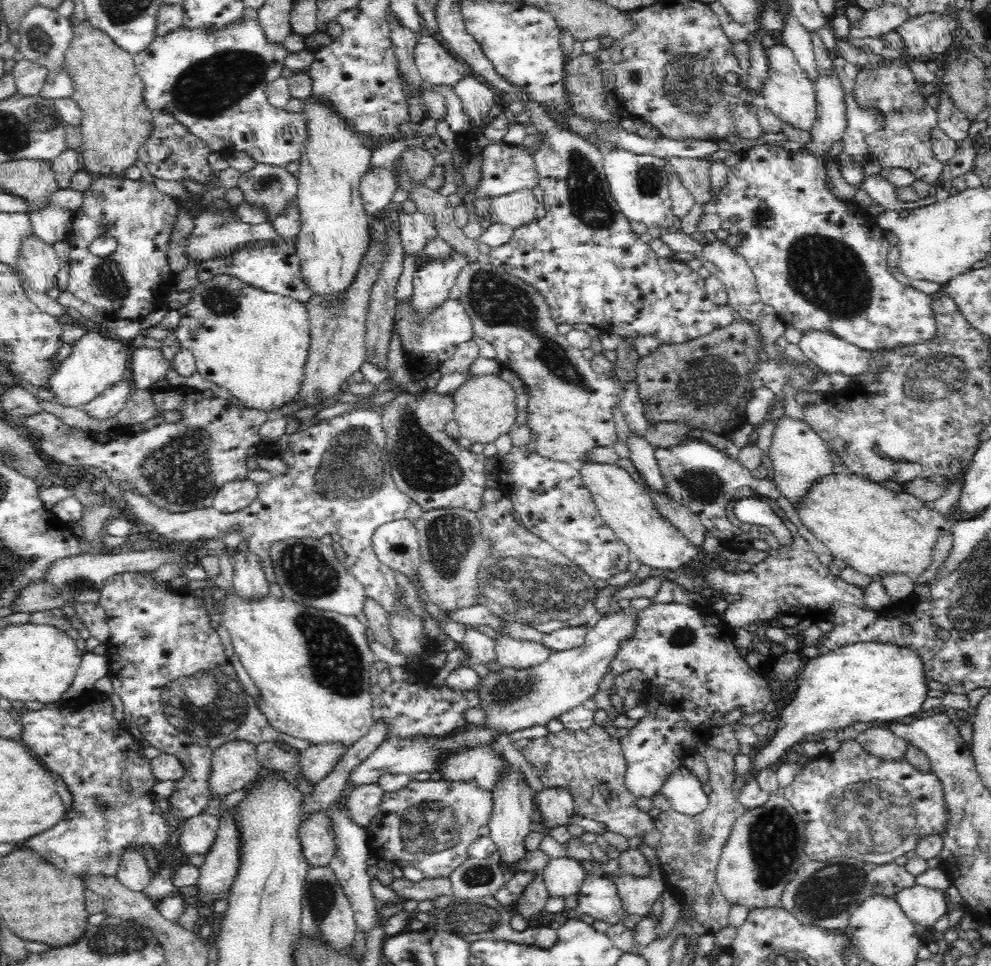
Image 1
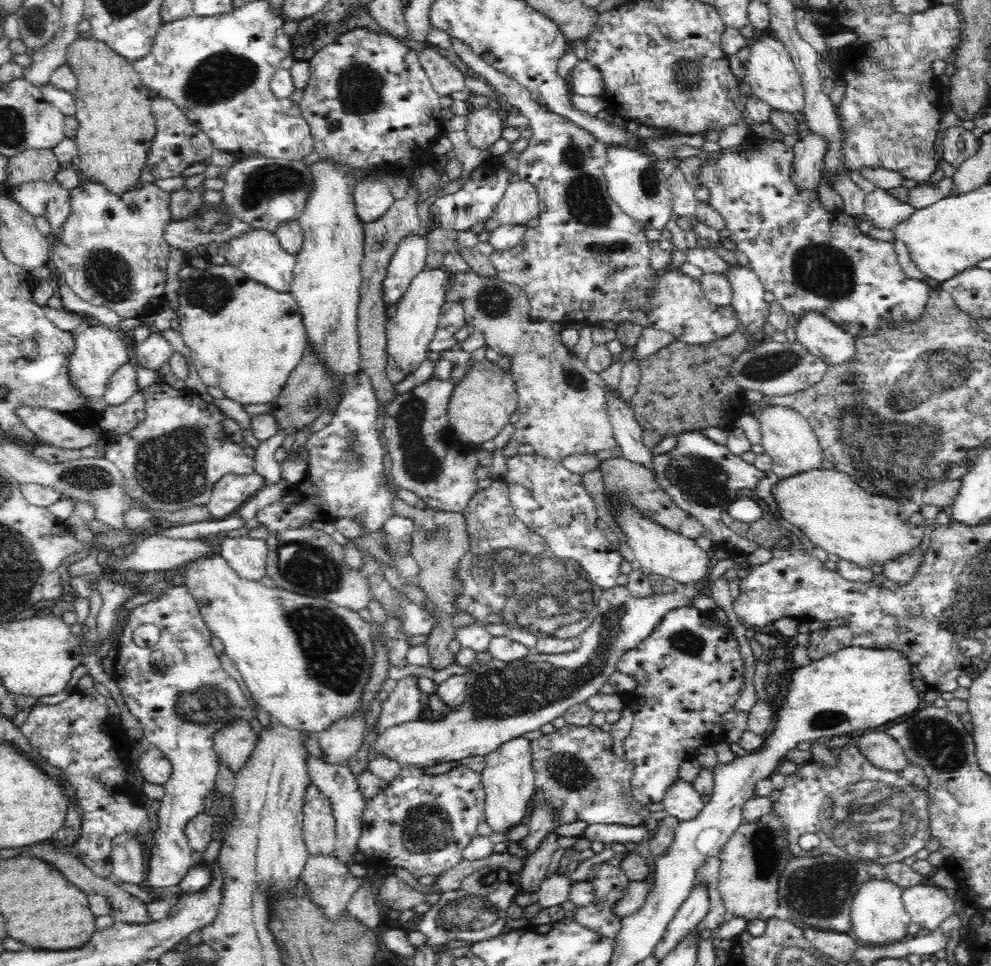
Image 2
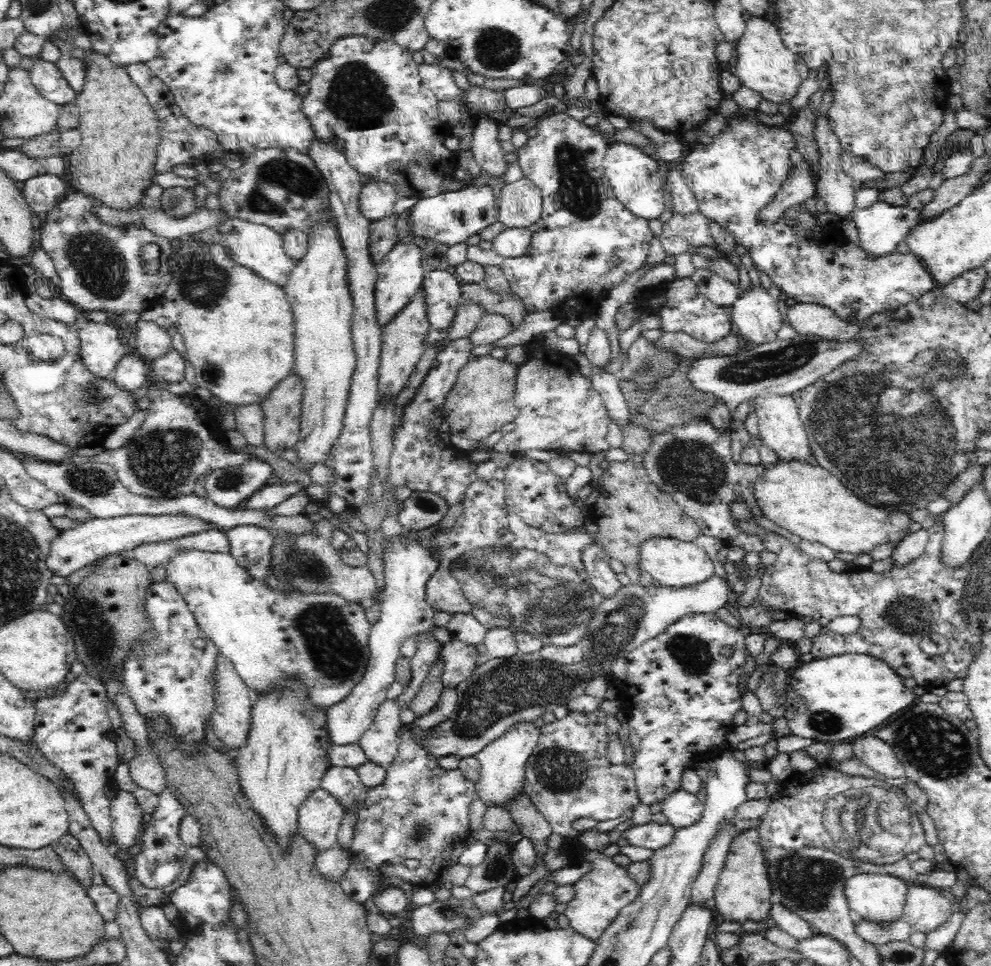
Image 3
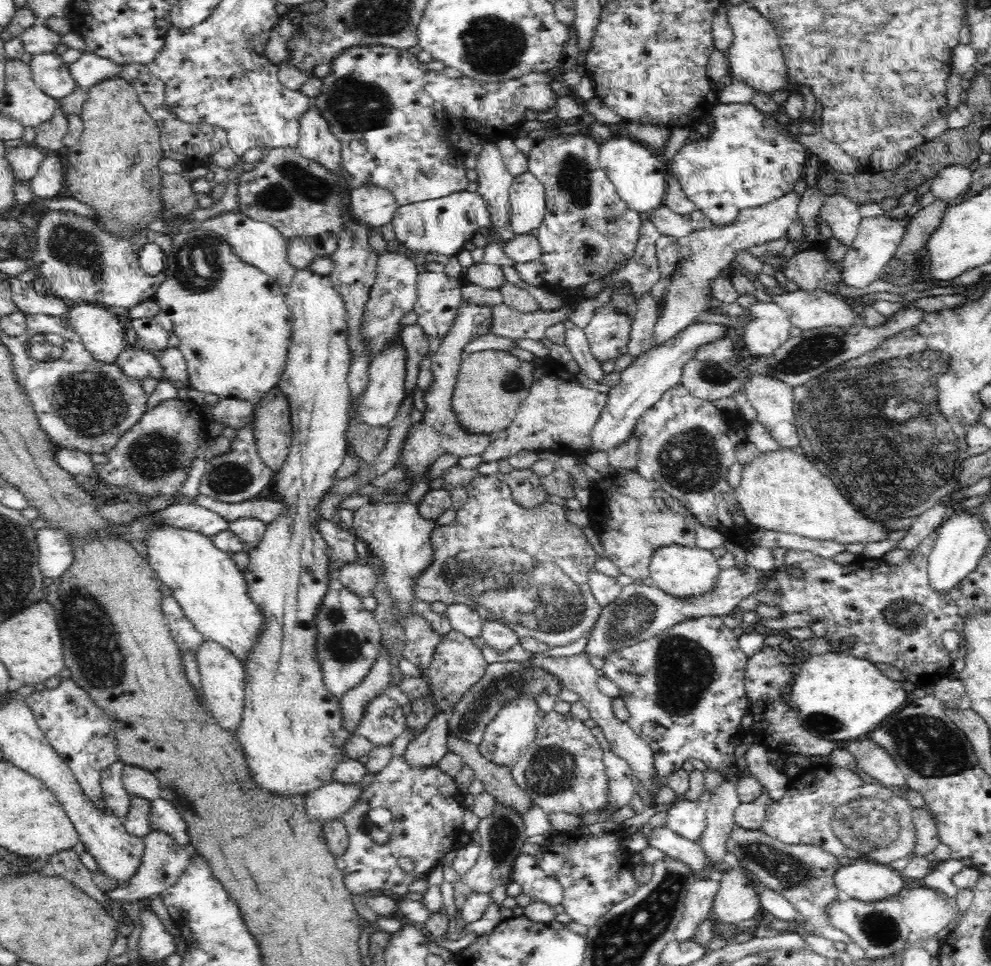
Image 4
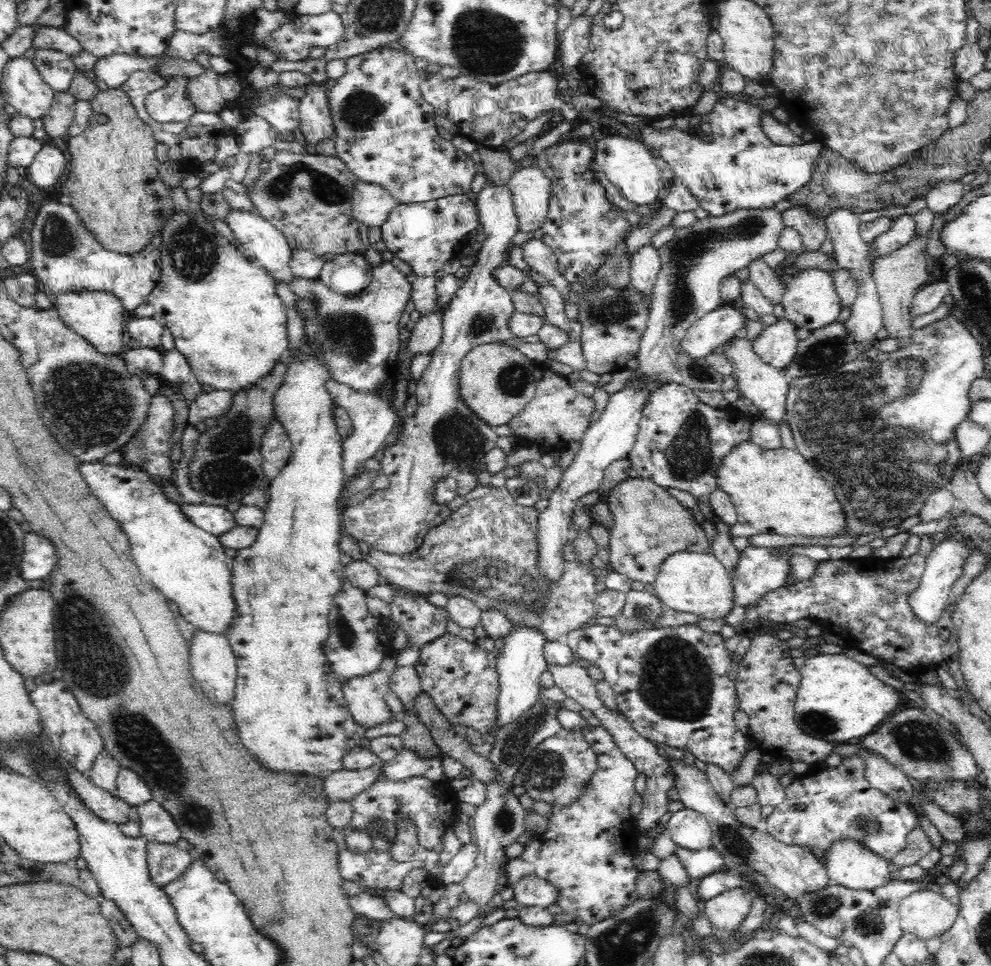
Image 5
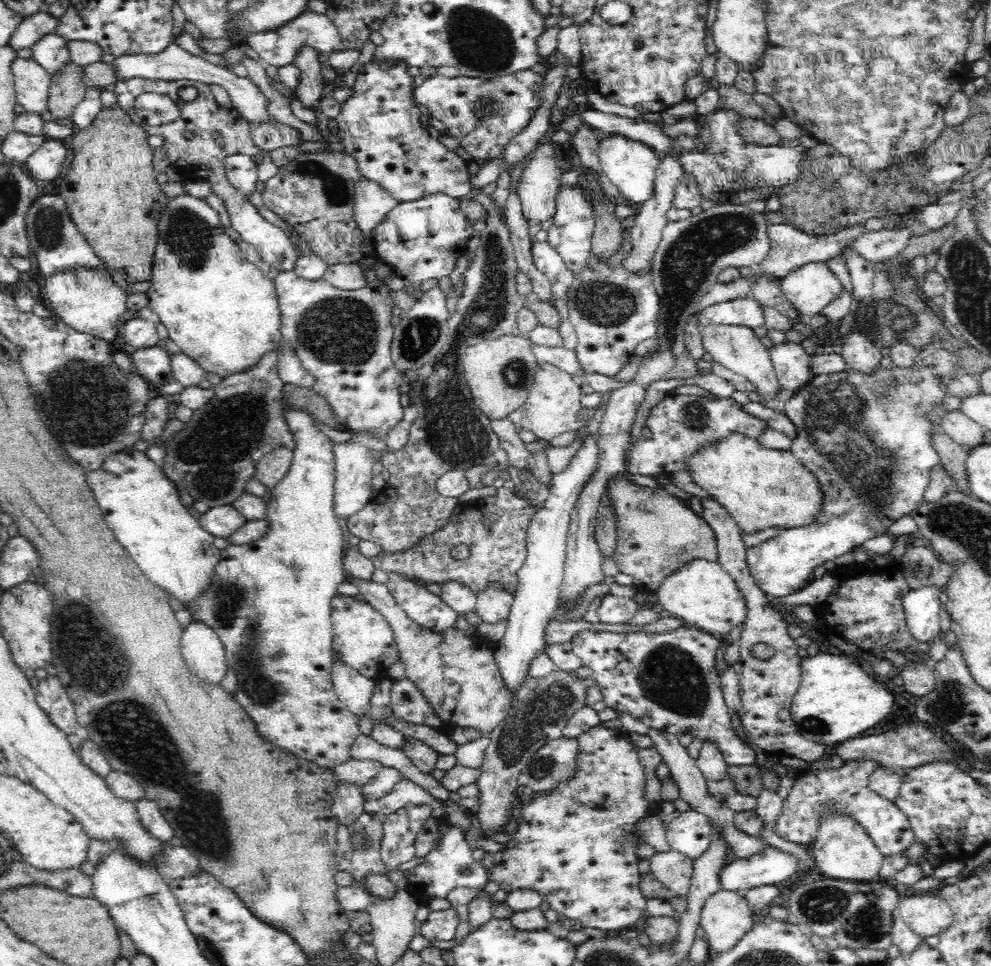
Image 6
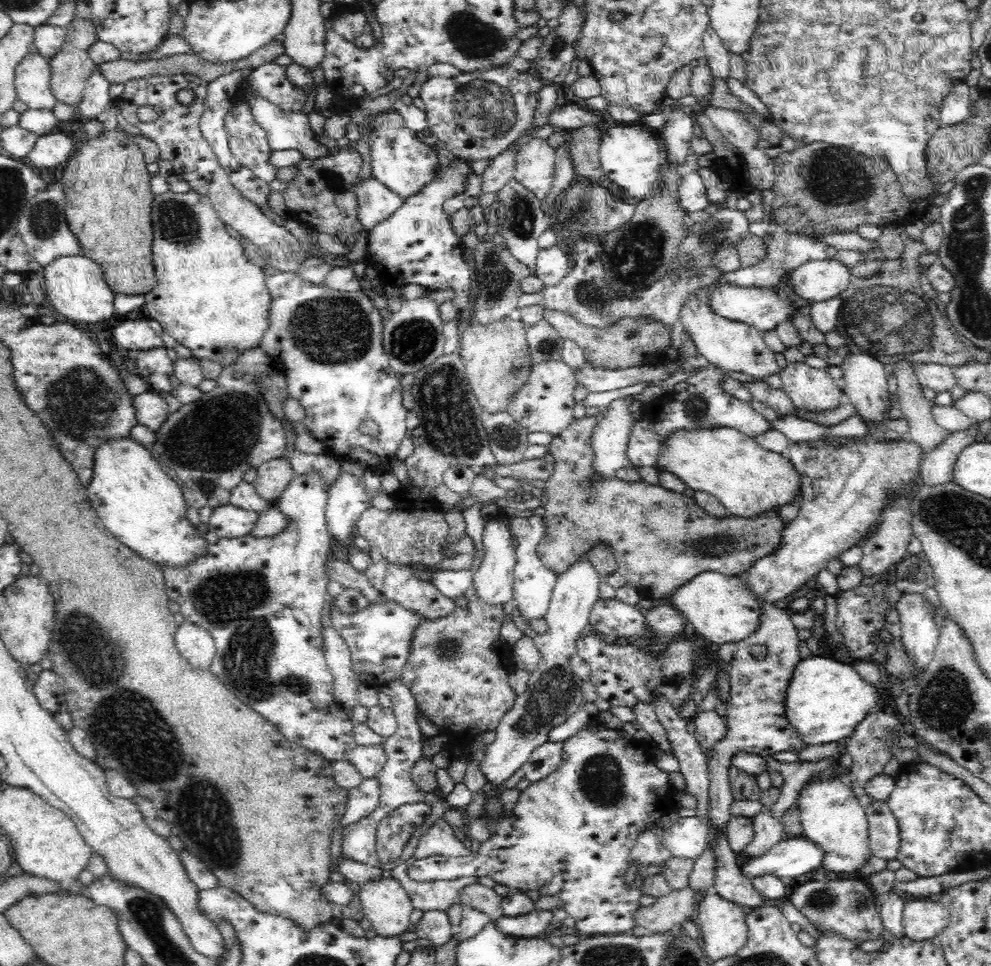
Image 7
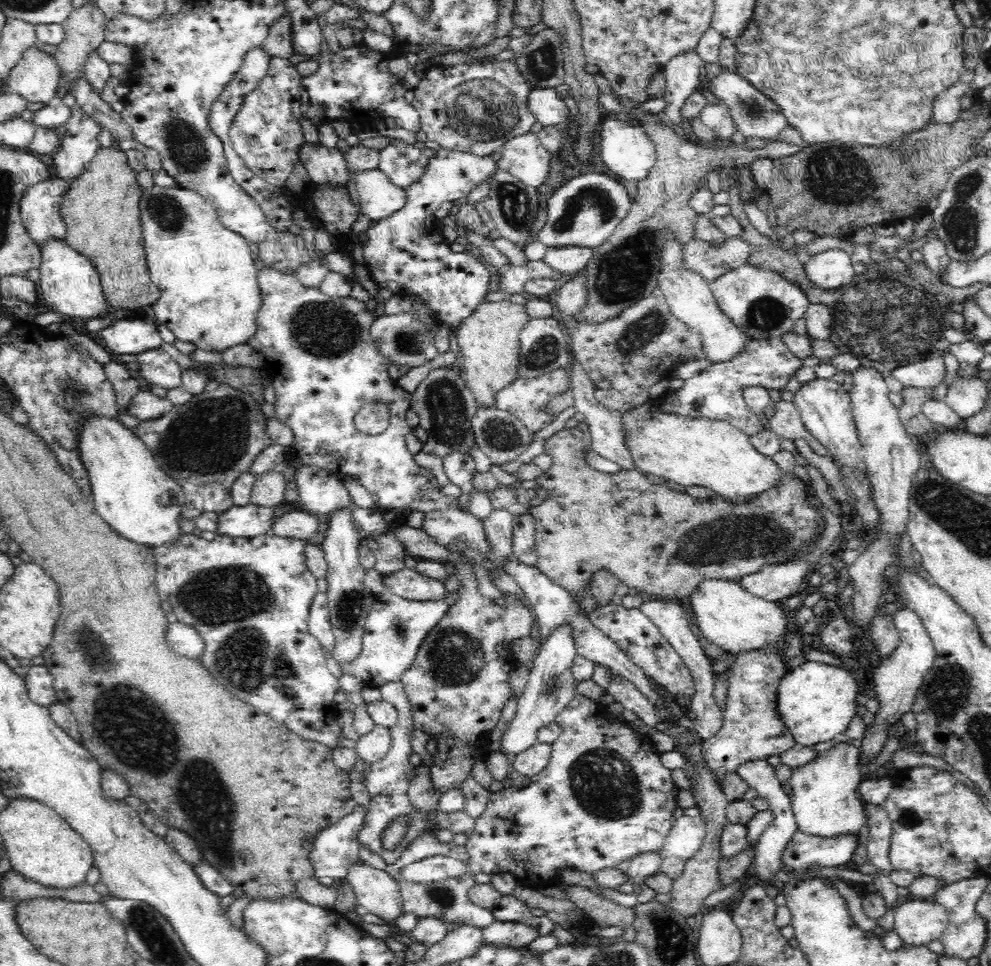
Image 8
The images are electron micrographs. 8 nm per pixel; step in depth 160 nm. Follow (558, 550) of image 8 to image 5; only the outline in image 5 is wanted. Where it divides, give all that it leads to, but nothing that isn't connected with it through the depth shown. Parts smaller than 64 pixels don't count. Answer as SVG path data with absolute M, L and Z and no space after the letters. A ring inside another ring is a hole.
M629 477L628 480L616 484L616 487L608 494L606 502L608 502L608 507L614 515L614 526L609 530L609 566L612 566L616 572L626 575L630 580L653 584L657 572L660 570L660 565L676 552L708 553L710 542L703 528L697 524L692 512L688 508L684 508L662 486L645 479Z

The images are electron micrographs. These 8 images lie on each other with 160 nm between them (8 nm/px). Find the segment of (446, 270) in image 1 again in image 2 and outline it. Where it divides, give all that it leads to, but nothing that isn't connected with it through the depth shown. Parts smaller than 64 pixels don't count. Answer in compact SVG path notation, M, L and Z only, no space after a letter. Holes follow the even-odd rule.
M442 267L426 268L412 280L407 291L399 298L394 317L386 322L386 354L388 364L386 372L393 385L398 384L408 374L414 372L423 360L426 360L430 341L438 328L440 308L446 302L446 286L452 276Z

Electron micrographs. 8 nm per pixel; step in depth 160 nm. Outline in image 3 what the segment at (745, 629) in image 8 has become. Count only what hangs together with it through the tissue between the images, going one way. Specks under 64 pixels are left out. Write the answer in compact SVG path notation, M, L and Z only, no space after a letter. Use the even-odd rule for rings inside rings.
M656 536L644 540L640 546L640 566L643 567L653 580L658 580L661 585L682 588L700 584L714 576L714 564L709 555L695 546L693 542L683 542L676 538Z

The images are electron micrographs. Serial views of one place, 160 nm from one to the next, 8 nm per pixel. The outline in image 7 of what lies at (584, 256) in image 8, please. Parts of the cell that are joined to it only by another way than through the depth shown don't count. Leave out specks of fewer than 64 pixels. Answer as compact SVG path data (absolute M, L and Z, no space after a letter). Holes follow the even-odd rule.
M559 244L538 253L535 275L544 287L556 286L570 273L569 258Z

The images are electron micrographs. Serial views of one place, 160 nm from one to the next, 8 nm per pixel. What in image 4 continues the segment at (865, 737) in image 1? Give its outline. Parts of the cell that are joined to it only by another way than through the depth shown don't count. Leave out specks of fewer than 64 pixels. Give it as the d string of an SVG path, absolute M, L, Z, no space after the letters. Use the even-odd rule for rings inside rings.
M870 738L853 740L846 746L858 766L870 776L876 778L884 786L899 786L904 789L907 782L904 773L898 768L896 761L884 749Z

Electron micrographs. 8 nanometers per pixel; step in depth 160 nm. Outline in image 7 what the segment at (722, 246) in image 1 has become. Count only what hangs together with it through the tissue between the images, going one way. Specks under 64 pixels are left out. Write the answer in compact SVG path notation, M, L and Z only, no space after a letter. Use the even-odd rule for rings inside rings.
M806 361L787 362L779 376L781 389L797 408L822 412L846 401L842 382L832 378L827 370L814 368Z

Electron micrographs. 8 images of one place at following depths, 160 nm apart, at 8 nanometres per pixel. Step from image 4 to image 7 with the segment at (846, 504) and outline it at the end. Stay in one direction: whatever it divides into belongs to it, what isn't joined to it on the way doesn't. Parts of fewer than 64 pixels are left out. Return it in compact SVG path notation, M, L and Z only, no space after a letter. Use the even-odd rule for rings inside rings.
M706 428L678 430L664 440L664 448L658 456L656 469L674 473L686 487L694 491L708 492L724 506L729 515L742 519L754 519L766 512L777 511L781 506L792 504L801 492L801 474L783 453L764 450L751 436L735 428Z

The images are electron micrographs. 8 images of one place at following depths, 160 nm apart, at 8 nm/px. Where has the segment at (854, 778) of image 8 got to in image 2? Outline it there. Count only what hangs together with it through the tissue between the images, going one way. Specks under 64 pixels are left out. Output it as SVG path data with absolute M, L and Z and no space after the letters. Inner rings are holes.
M874 879L864 882L853 894L851 906L851 935L860 945L894 944L910 936L906 933L910 915L901 899L903 888L890 880Z

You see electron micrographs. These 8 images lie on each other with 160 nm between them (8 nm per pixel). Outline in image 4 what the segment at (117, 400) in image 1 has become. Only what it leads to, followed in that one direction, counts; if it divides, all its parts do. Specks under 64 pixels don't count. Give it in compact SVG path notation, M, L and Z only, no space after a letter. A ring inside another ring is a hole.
M134 347L124 349L115 362L124 376L136 380L146 378L159 379L162 374L162 367L157 359L158 353L136 349Z

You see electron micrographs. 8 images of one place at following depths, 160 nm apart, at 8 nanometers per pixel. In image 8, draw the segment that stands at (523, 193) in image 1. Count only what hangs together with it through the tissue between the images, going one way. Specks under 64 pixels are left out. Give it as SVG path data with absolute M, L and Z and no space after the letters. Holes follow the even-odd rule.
M528 132L523 136L516 136L508 140L502 149L501 159L497 162L497 168L511 172L518 180L535 189L544 184L550 172L550 160L555 155L541 144L537 134Z

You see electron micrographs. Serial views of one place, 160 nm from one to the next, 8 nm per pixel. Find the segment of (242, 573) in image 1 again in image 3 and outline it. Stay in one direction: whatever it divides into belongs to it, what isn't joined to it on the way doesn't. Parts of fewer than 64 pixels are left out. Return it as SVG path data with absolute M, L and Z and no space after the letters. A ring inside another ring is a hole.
M254 524L234 527L224 530L230 544L230 556L242 567L263 562L273 548L274 536L271 532Z

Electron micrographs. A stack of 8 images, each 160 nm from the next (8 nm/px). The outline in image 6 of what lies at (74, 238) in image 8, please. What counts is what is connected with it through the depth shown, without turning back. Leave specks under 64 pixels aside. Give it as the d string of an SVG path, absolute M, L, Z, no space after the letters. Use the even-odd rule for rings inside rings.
M120 105L106 106L86 129L76 130L72 138L74 159L70 171L60 183L60 196L65 200L70 218L86 237L100 260L132 283L150 280L153 274L153 256L159 241L159 220L170 197L162 191L156 181L157 172L152 162L152 148L148 145L149 135L133 122Z

